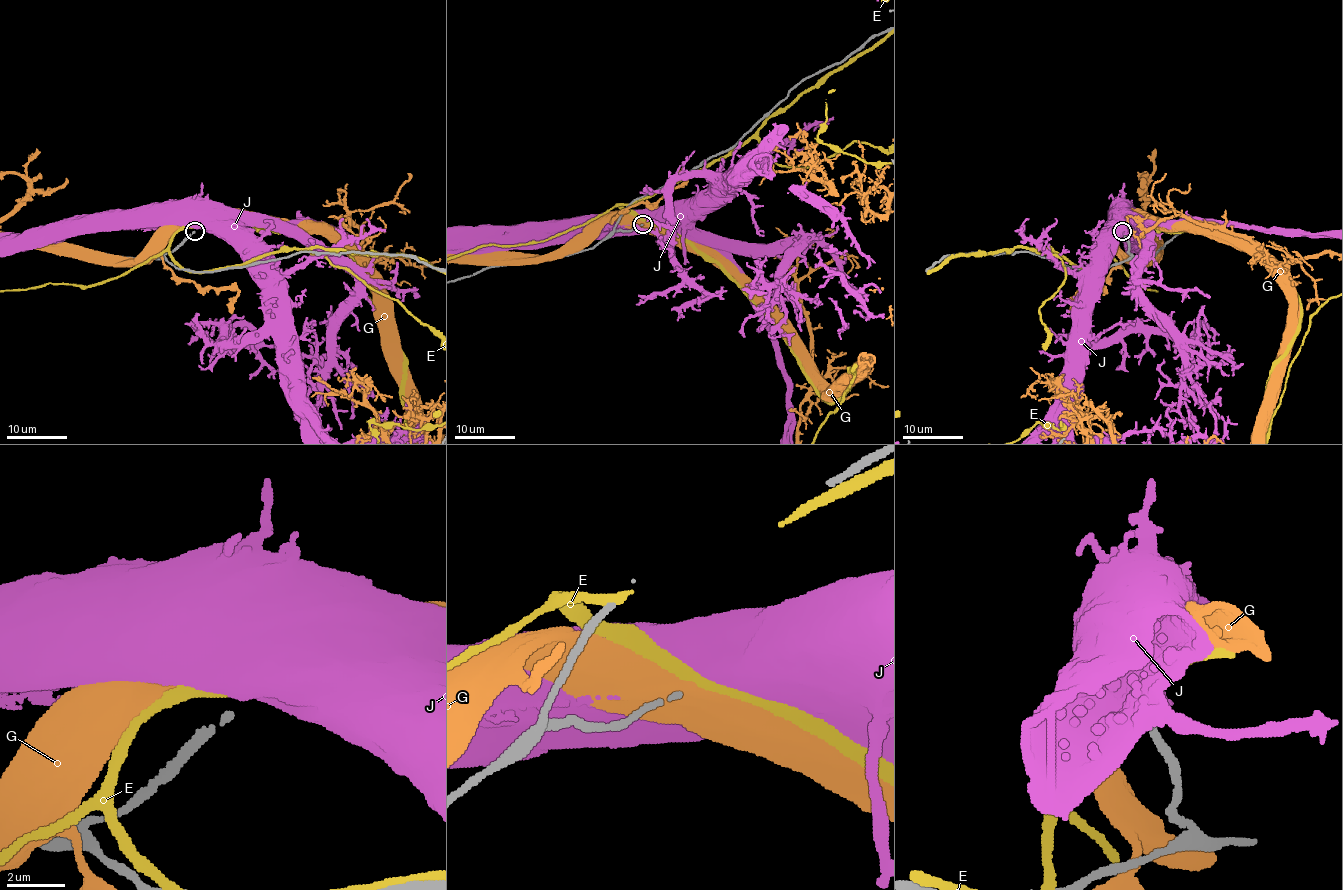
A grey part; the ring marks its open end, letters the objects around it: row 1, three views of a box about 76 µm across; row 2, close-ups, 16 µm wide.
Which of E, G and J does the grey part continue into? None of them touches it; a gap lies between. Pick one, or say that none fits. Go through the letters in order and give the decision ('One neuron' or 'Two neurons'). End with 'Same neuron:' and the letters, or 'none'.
E: Two neurons
G: Two neurons
J: Two neurons
Same neuron: none

